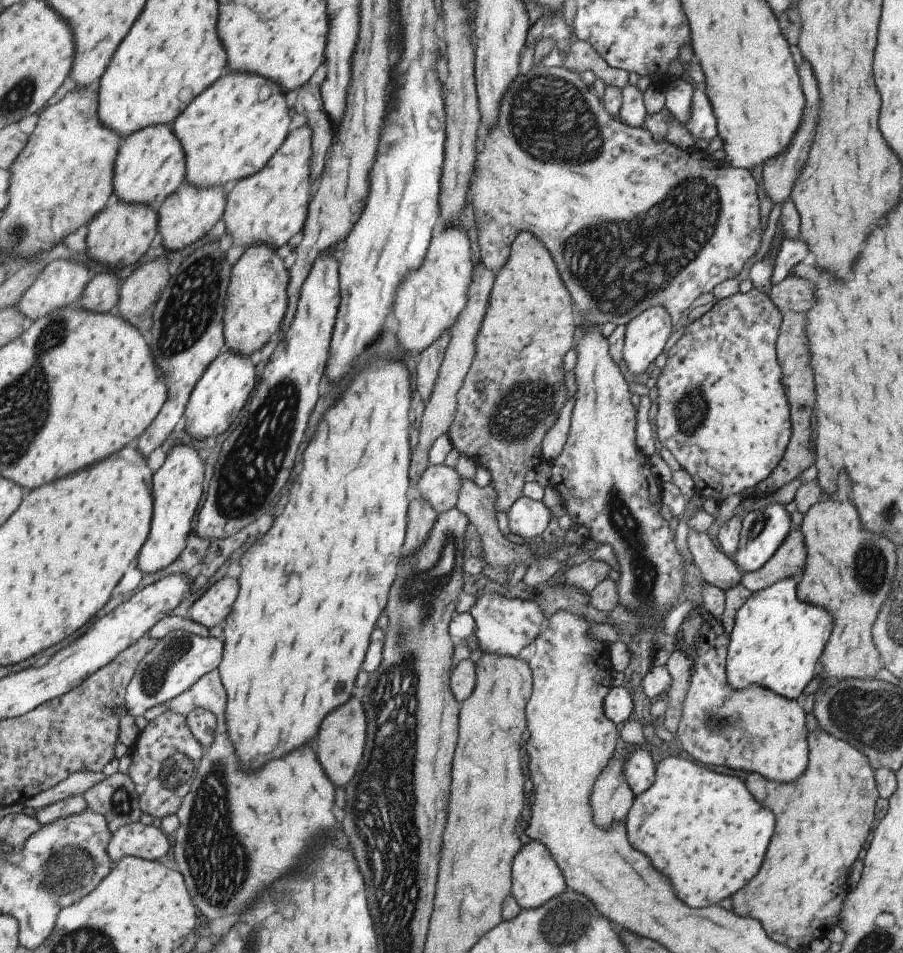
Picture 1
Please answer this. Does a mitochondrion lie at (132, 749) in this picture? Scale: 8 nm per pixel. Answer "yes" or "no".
no

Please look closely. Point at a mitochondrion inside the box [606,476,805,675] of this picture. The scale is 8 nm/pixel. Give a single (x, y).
(756, 527)

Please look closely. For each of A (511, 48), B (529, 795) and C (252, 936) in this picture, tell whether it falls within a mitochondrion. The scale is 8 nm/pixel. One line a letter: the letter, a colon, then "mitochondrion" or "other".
A: other
B: other
C: mitochondrion

